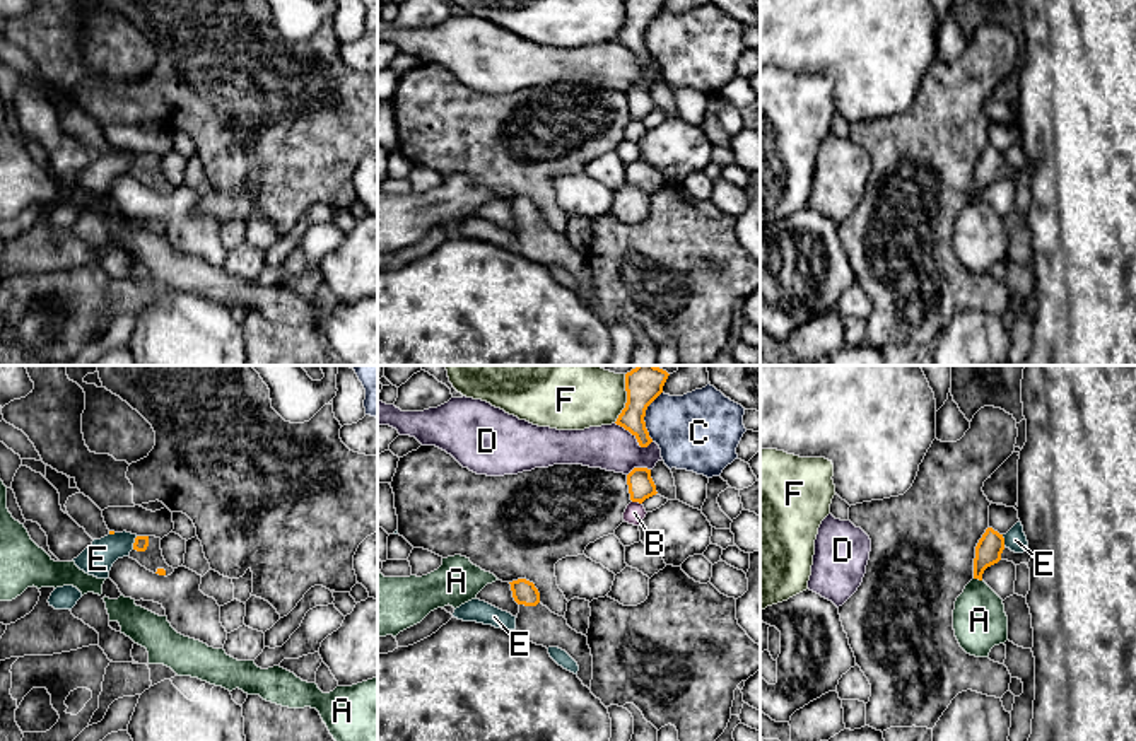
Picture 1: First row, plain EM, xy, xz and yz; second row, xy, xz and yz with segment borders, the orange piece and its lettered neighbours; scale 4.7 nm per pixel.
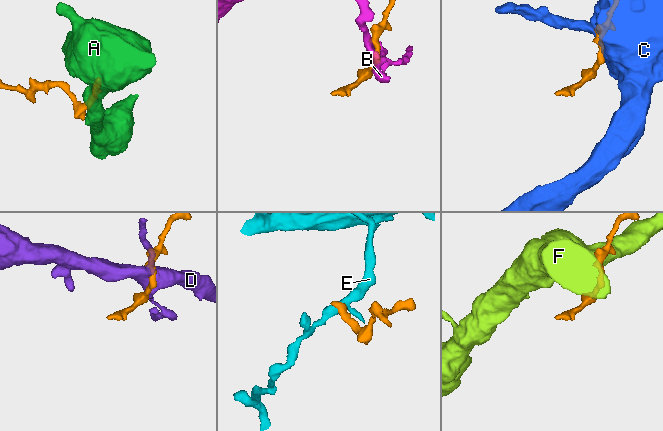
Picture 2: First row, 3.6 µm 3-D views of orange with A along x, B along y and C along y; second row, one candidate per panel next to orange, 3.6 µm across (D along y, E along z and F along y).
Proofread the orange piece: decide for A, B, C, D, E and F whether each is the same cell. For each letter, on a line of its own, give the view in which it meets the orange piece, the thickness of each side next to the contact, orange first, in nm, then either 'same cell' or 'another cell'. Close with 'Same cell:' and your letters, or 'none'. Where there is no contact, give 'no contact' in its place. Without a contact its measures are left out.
A: contact in yz; calibres 130 and 260 nm; another cell
B: contact in xz; calibres 120 and 90 nm; another cell
C: contact in xz; calibres 170 and 360 nm; another cell
D: contact in xz; calibres 170 and 220 nm; another cell
E: contact in xy; calibres 70 and 150 nm; another cell
F: contact in xz; calibres 170 and 340 nm; another cell
Same cell: none

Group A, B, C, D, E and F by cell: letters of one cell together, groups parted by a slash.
A / B / C / D / E / F

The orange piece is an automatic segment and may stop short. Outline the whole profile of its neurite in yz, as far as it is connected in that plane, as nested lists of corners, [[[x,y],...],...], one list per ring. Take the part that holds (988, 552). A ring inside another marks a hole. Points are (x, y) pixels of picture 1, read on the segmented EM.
[[[987,528],[975,546],[974,558],[974,579],[982,581],[982,574],[987,567],[998,563],[999,560],[1013,562],[1015,565],[1028,563],[1032,558],[1030,550],[1023,553],[1015,553],[1004,546],[1004,538],[993,528]]]

